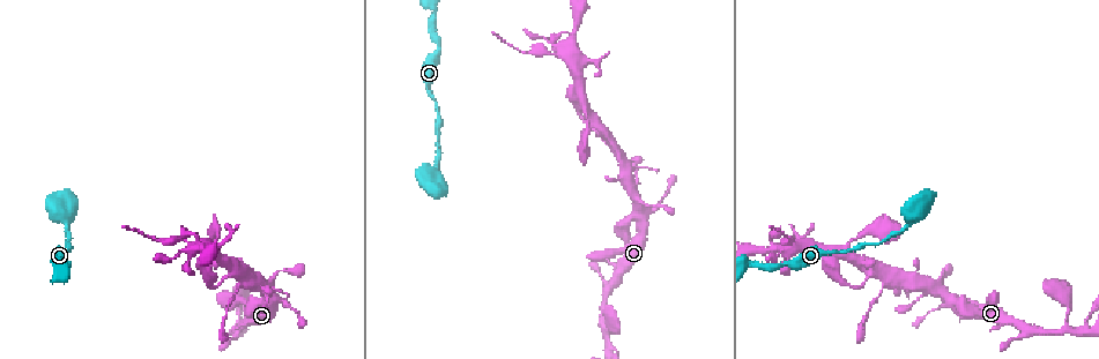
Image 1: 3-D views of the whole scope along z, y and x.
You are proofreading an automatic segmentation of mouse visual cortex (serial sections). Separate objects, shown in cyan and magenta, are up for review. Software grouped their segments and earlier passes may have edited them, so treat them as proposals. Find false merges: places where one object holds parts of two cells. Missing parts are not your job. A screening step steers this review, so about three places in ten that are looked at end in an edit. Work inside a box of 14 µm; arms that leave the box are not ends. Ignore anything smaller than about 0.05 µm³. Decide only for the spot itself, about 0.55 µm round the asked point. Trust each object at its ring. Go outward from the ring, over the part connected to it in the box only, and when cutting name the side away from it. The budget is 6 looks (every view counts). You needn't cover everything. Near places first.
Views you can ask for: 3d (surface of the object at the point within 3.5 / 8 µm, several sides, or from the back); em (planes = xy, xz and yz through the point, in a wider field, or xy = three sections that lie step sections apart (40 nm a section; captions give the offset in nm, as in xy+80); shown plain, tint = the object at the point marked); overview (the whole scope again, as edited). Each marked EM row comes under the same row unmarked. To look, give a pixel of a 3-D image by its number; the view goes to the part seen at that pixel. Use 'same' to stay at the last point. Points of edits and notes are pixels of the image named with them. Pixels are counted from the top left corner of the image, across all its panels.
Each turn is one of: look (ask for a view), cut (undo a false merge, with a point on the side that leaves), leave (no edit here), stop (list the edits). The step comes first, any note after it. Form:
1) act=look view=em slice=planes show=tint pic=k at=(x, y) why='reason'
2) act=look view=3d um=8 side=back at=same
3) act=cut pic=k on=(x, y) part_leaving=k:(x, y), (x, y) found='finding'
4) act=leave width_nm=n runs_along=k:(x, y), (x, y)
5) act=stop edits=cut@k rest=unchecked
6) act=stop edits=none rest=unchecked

act=look view=3d um=8 pic=1 at=(62, 220) why='thick turns thin'

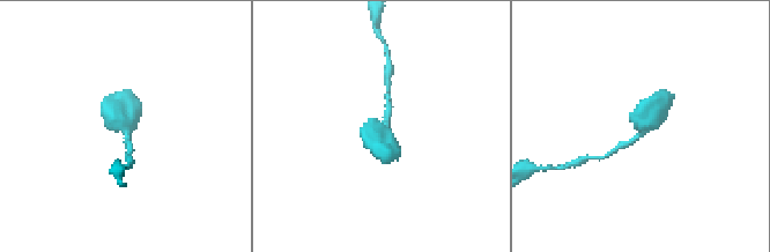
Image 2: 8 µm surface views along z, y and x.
act=look view=3d um=3.5 pic=2 at=(638, 126)

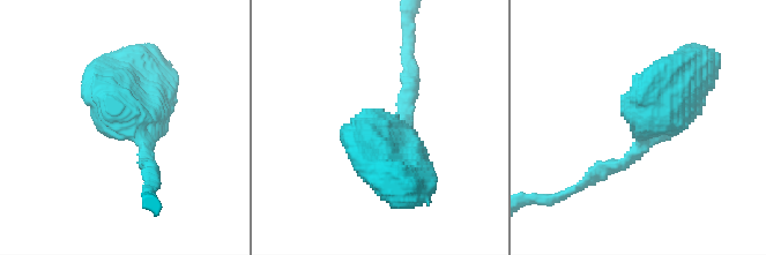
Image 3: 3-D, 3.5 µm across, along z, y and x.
act=look view=em slice=xy step=2 show=tint pic=3 at=(645, 130)

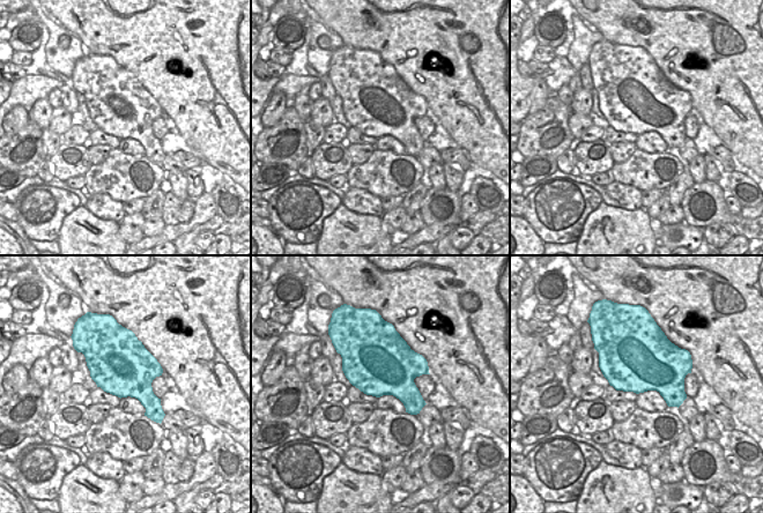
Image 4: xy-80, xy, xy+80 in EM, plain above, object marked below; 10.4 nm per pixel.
act=leave runs_along=3:(595, 172), (642, 144), (671, 69) found='all the same cell'

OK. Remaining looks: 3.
act=look view=3d um=3.5 pic=1 at=(1025, 328) why='sharp bend'

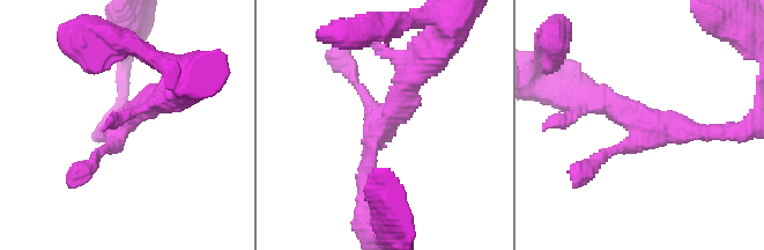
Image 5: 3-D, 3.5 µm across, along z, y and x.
act=look view=em slice=xy step=2 show=tint pic=5 at=(127, 123)

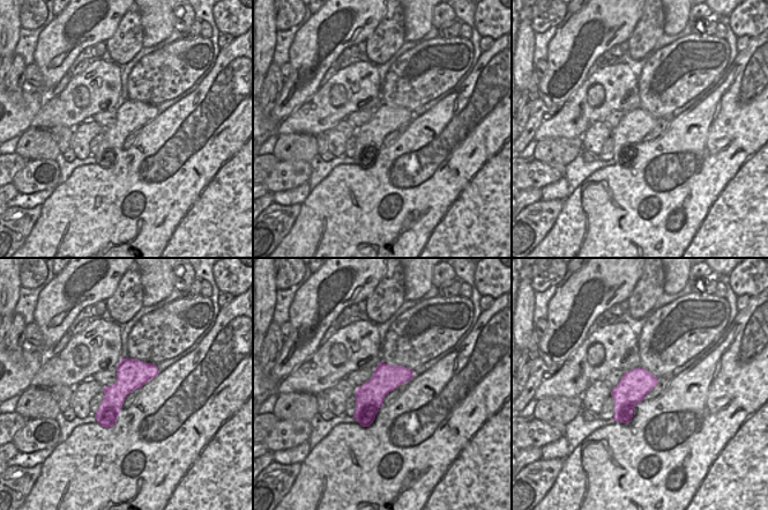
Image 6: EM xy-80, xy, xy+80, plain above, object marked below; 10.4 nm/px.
act=leave runs_along=5:(424, 63), (375, 131), (364, 190) found='one cell here'

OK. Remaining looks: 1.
act=stop edits=none rest=unchecked

